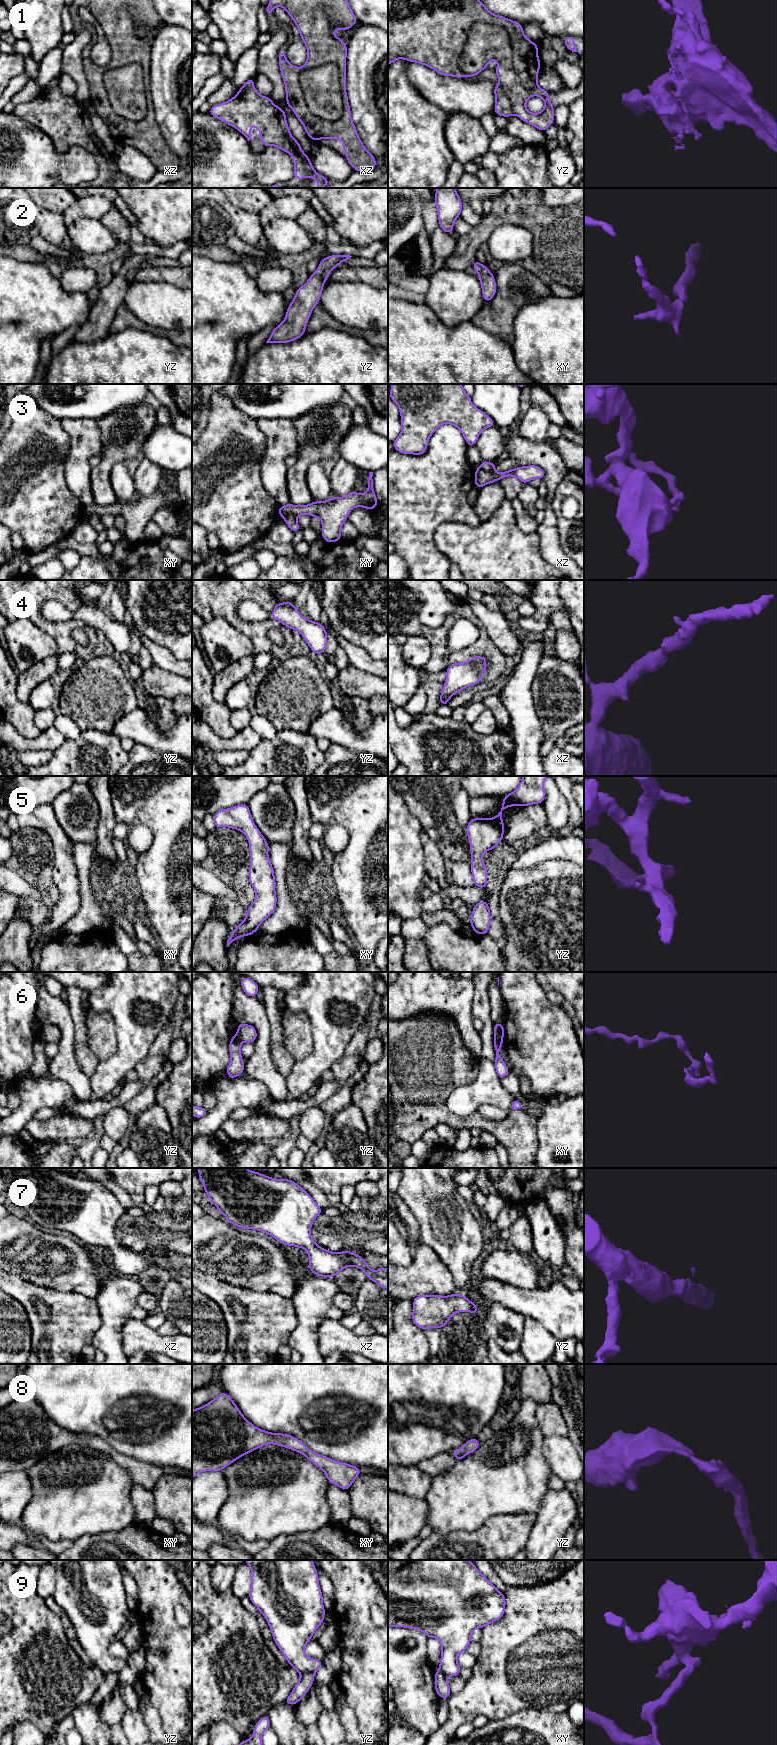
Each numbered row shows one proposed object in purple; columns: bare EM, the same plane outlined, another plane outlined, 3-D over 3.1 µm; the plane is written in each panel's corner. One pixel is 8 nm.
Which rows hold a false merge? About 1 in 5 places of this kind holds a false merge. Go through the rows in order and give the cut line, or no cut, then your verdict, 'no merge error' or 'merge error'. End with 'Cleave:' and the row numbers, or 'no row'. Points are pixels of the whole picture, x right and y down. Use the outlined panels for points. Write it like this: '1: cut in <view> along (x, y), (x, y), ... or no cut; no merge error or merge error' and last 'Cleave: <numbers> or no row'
1: no cut; no merge error
2: no cut; no merge error
3: cut in xz along (494, 467), (489, 470), (477, 468); merge error
4: no cut; no merge error
5: no cut; no merge error
6: cut in yz along (236, 1035), (241, 1042); merge error
7: no cut; no merge error
8: no cut; no merge error
9: cut in yz along (313, 1673), (301, 1674); merge error
Cleave: 3, 6, 9

